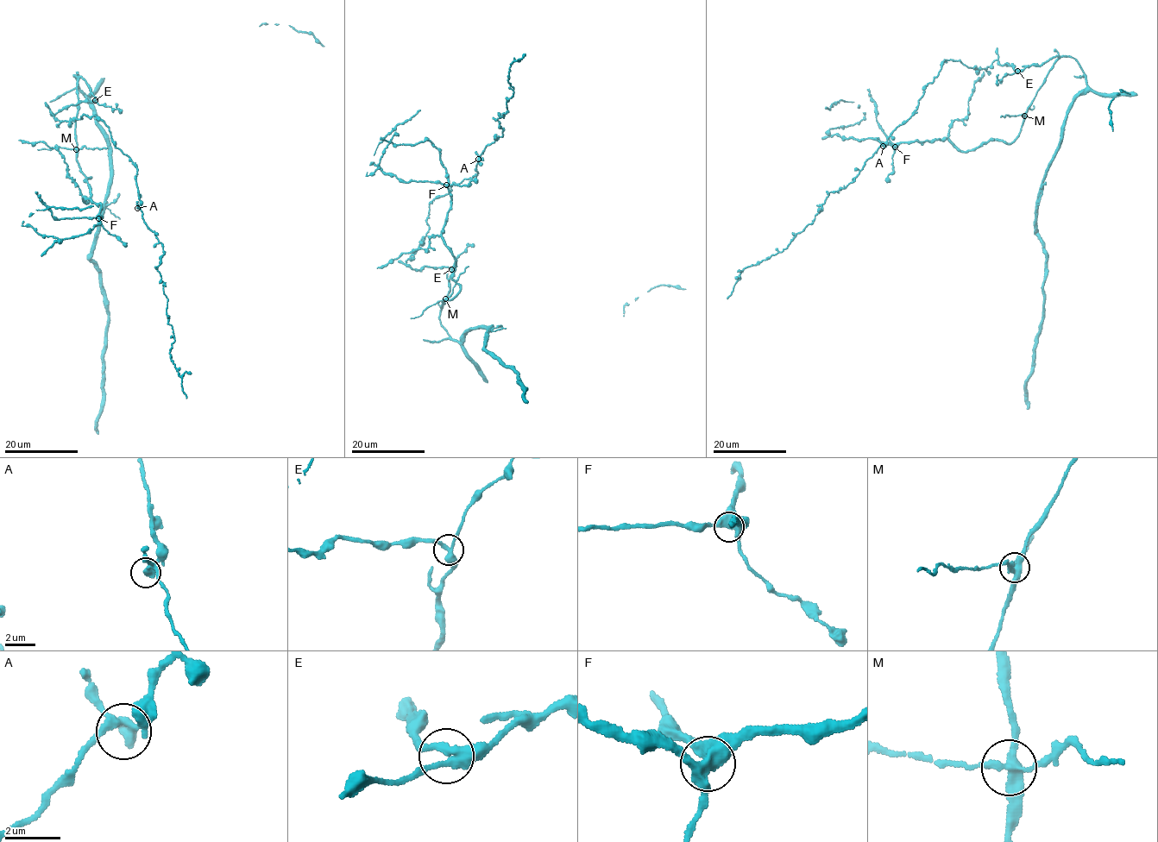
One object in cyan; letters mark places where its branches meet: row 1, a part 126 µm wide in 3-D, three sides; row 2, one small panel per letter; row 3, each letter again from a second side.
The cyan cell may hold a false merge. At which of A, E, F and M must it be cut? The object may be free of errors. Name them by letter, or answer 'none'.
M

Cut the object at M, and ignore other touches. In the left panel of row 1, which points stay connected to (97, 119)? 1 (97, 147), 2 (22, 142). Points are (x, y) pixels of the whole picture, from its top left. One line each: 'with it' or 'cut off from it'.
1: cut off from it
2: with it

